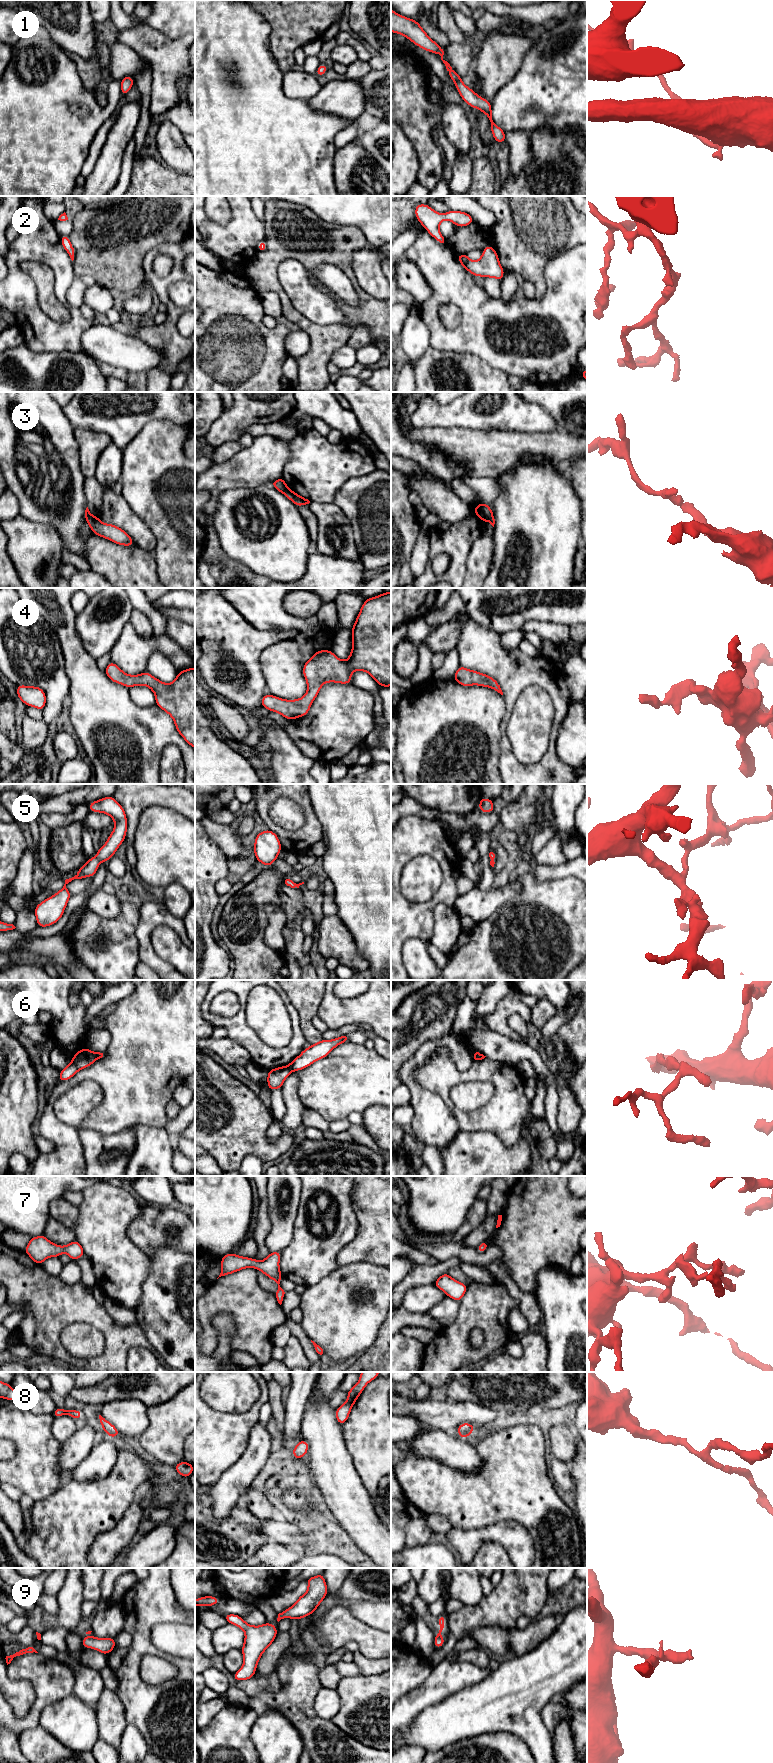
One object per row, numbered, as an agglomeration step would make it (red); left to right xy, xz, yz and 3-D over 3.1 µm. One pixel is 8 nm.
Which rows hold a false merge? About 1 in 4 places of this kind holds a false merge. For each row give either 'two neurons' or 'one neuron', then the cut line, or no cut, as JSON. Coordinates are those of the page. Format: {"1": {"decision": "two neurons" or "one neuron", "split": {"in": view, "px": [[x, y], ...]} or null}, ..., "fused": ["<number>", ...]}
{"1": {"decision": "one neuron", "split": null}, "2": {"decision": "one neuron", "split": null}, "3": {"decision": "two neurons", "split": {"in": "xz", "px": [[288, 488], [282, 492]]}}, "4": {"decision": "one neuron", "split": null}, "5": {"decision": "one neuron", "split": null}, "6": {"decision": "two neurons", "split": {"in": "xz", "px": [[288, 1065], [292, 1070]]}}, "7": {"decision": "one neuron", "split": null}, "8": {"decision": "one neuron", "split": null}, "9": {"decision": "one neuron", "split": null}, "fused": ["3", "6"]}

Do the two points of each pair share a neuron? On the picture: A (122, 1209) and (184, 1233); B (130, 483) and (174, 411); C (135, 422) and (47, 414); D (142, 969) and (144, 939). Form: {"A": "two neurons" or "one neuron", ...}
{"A": "two neurons", "B": "two neurons", "C": "two neurons", "D": "two neurons"}

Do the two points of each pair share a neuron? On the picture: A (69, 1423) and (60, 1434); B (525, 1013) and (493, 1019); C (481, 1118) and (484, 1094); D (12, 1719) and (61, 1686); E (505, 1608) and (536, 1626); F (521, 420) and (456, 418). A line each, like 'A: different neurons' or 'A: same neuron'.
A: same neuron
B: same neuron
C: different neurons
D: same neuron
E: different neurons
F: same neuron

